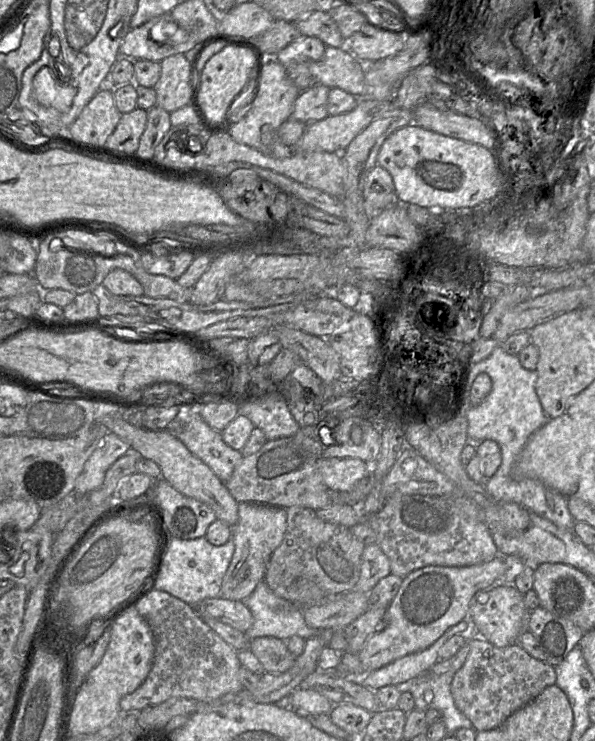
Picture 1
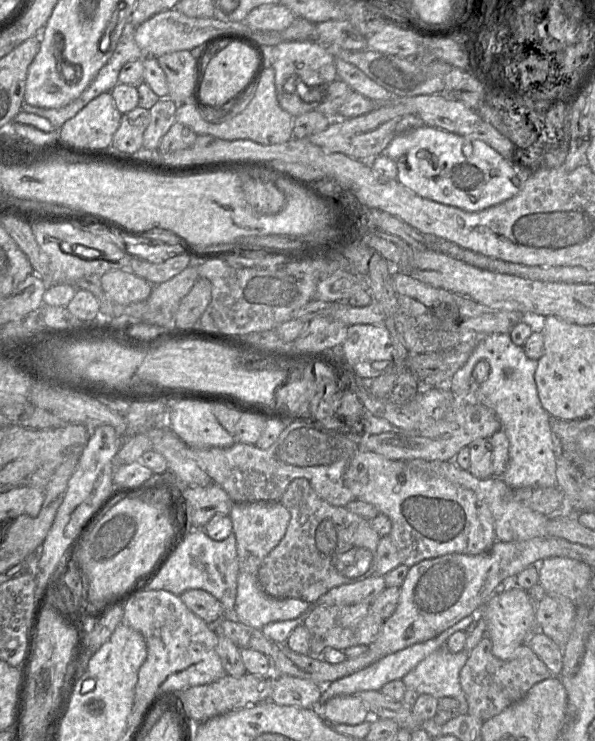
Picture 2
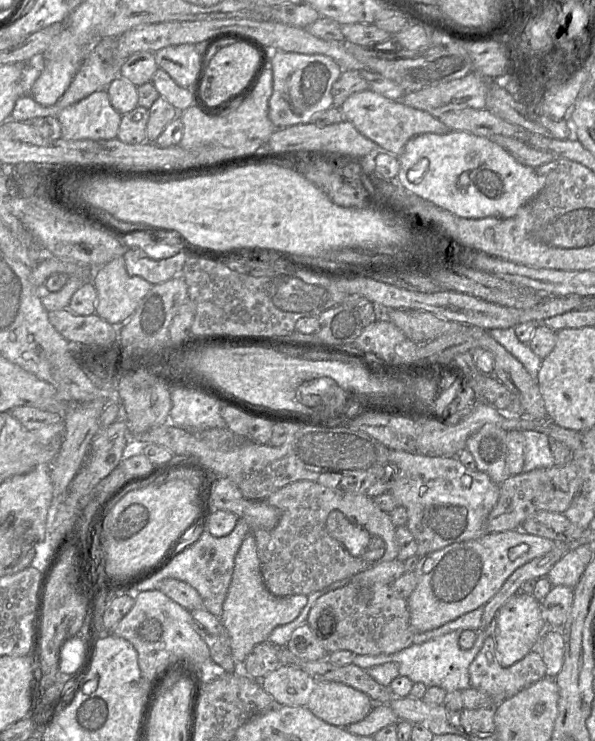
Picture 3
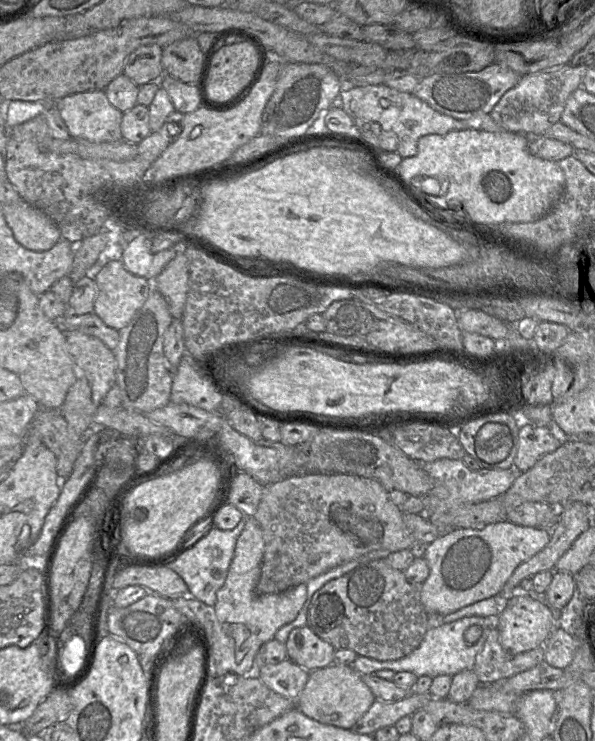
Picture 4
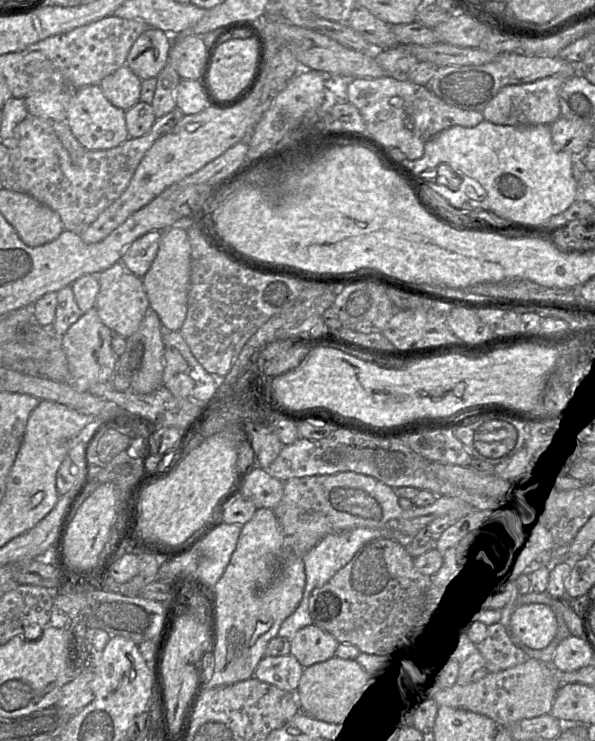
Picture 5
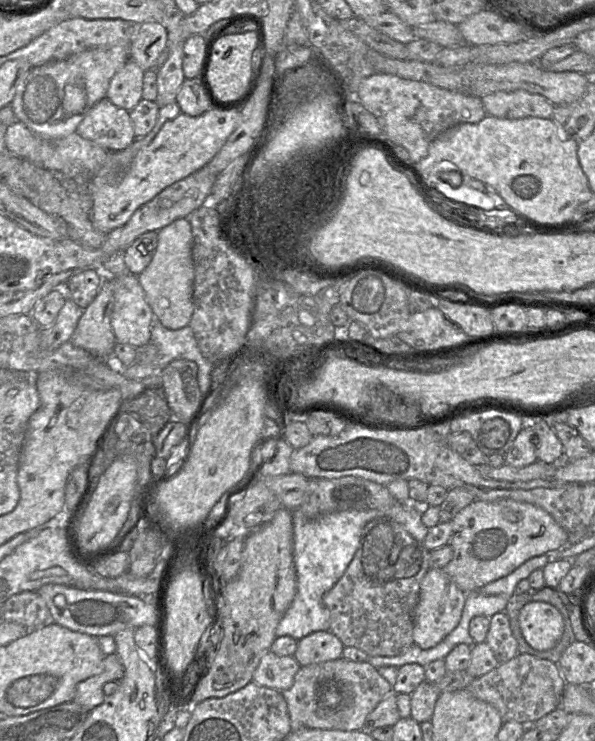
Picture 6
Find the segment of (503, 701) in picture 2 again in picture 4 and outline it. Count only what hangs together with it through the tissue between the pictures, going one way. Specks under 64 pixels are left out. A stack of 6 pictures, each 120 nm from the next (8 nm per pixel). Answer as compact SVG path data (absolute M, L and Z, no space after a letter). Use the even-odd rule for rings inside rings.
M491 628L483 649L476 655L473 671L476 673L480 684L492 684L529 670L543 661L543 647L515 655L507 653L500 643L498 629Z

